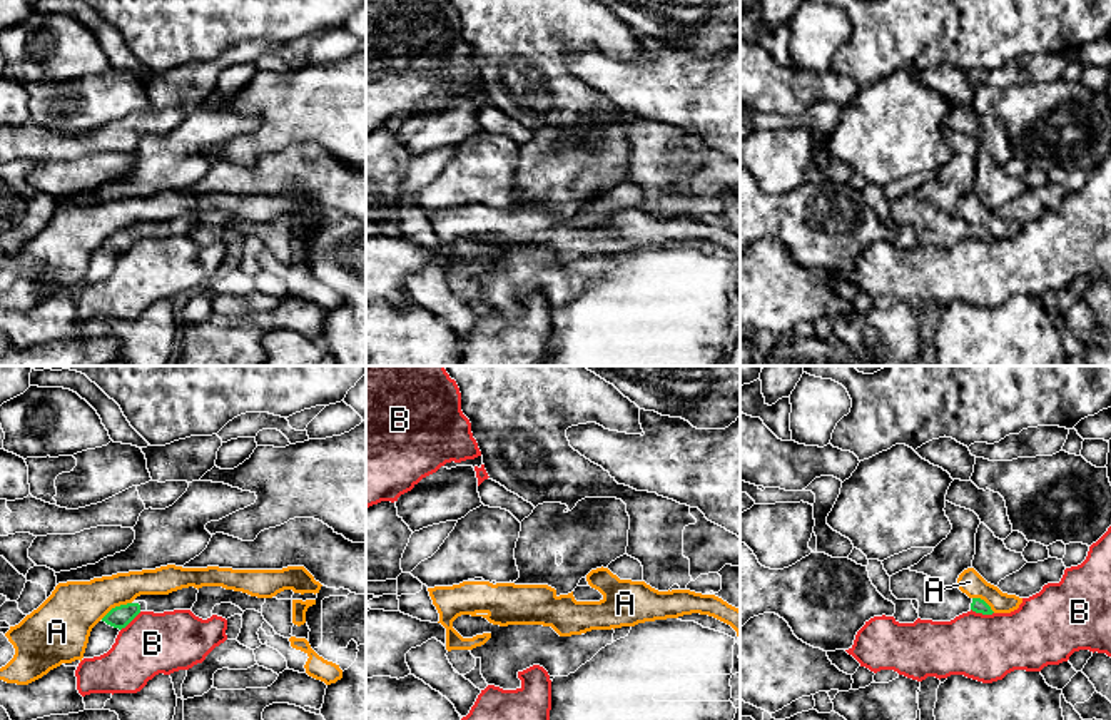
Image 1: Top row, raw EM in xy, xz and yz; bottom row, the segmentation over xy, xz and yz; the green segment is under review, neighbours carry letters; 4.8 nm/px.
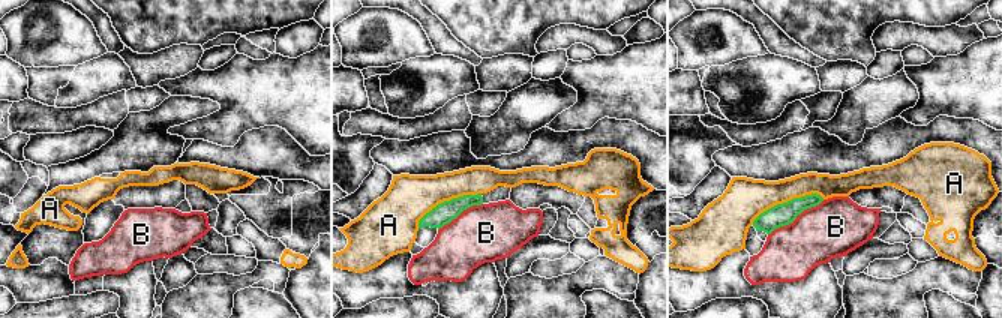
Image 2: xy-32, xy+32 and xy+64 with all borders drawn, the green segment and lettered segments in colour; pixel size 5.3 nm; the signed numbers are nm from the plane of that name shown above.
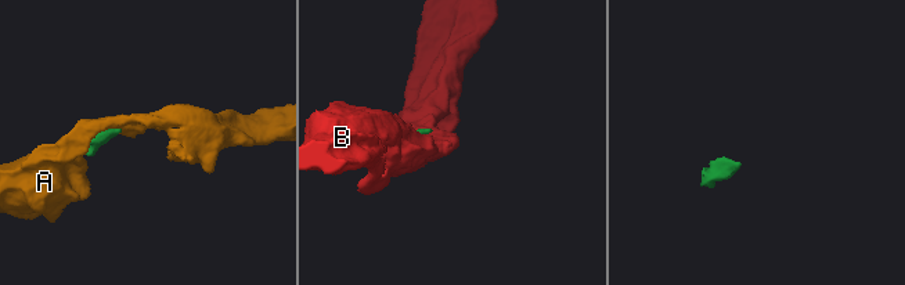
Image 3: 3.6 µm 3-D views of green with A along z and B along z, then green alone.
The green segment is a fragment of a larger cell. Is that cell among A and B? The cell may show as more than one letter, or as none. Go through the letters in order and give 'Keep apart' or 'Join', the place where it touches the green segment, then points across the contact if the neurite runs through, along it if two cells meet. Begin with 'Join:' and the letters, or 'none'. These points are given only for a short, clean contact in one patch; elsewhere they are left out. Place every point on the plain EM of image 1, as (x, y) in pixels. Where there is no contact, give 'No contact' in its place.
Join: none
A: Keep apart. Touches green at xy (116, 233)
B: Keep apart. Touches green at yz (983, 239)

